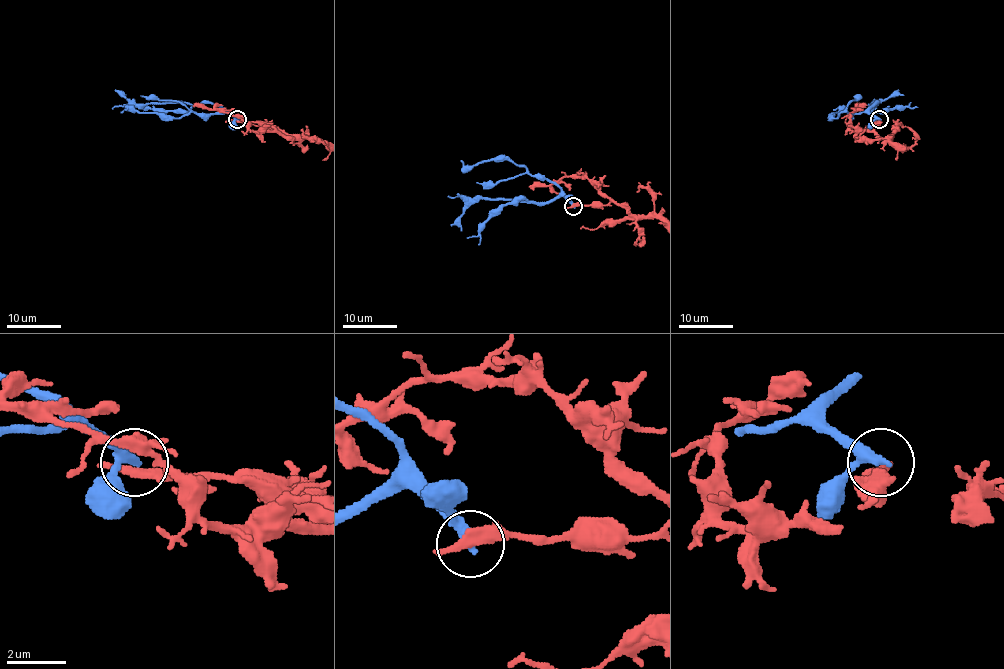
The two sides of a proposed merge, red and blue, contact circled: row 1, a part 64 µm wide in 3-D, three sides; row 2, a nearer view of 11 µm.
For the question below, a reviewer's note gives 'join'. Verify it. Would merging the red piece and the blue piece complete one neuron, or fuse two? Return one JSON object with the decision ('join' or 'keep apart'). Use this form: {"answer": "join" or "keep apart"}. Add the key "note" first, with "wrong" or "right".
{"note": "wrong", "answer": "keep apart"}

